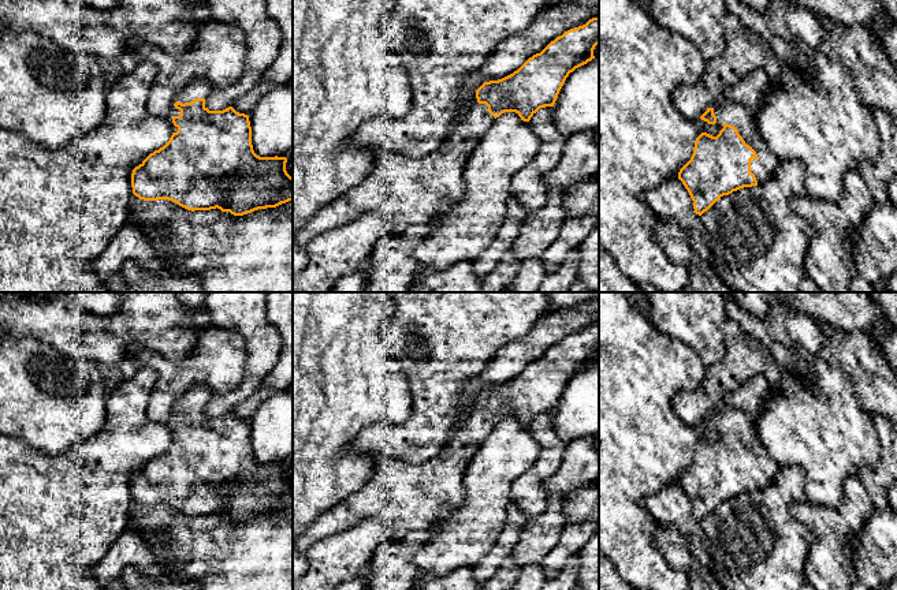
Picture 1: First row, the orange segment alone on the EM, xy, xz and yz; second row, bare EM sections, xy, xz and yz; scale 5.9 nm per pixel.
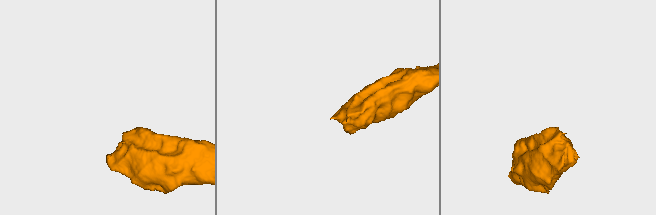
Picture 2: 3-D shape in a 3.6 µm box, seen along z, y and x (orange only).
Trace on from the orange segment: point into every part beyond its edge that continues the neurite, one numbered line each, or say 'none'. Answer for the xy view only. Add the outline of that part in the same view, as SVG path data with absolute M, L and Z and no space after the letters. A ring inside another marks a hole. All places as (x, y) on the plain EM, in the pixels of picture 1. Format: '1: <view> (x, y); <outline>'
1: xy (198, 394); M197 384L191 387L185 395L176 399L174 407L171 408L171 414L165 422L165 426L171 430L172 438L178 437L178 433L174 432L172 423L179 422L180 417L174 412L178 408L191 408L196 404L205 404L208 399L211 399L215 393L204 387L202 384Z

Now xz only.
1: xz (406, 497); M474 402L461 430L447 447L423 464L409 464L390 456L377 456L366 483L356 493L323 514L297 541L295 549L306 552L316 542L351 529L362 520L377 518L387 527L387 539L399 541L412 531L433 529L436 523L457 512L464 504L464 474L480 444L494 430L495 423Z

